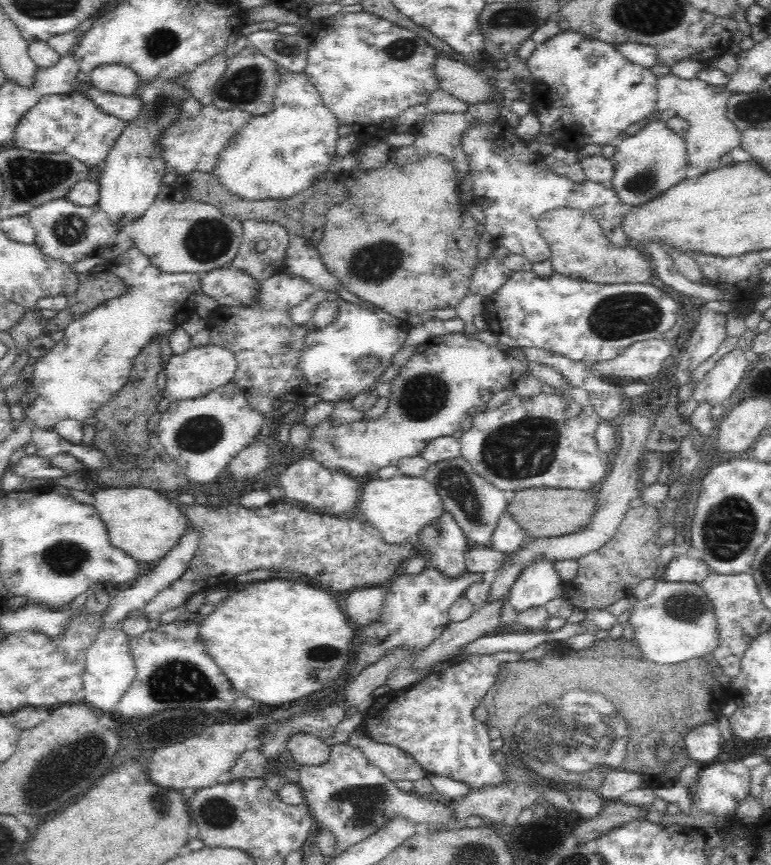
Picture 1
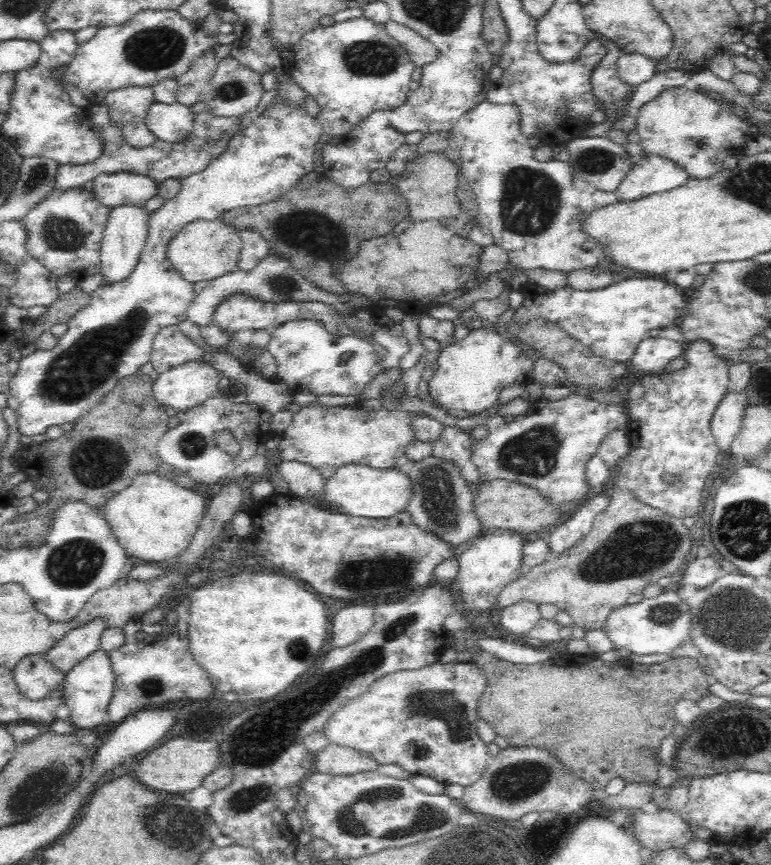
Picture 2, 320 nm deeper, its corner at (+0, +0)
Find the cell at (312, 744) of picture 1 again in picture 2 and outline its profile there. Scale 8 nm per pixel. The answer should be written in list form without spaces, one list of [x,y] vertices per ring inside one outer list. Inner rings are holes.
[[[329,743],[320,754],[313,757],[314,771],[329,775],[353,775],[376,771],[380,766],[371,754]]]

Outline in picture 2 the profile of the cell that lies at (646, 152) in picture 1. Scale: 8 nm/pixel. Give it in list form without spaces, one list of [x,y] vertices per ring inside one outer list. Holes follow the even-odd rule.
[[[647,154],[643,159],[633,163],[631,171],[622,179],[617,189],[620,192],[620,198],[624,202],[631,202],[653,194],[677,189],[679,186],[684,186],[689,179],[688,173],[674,161],[662,158],[661,156]]]

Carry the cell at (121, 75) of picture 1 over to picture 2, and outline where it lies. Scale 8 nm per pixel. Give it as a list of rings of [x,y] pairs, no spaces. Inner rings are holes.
[[[126,87],[109,92],[105,96],[104,105],[108,108],[110,122],[114,122],[120,127],[120,133],[122,133],[122,139],[126,145],[141,149],[150,146],[157,139],[146,124],[148,111],[156,103],[153,87]]]

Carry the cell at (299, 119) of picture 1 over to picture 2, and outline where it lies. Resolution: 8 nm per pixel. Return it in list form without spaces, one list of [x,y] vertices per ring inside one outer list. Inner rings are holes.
[[[286,101],[281,103],[276,103],[271,107],[267,105],[266,110],[259,116],[254,118],[251,124],[247,127],[239,130],[227,144],[226,152],[223,152],[218,158],[215,158],[210,164],[202,171],[196,174],[191,174],[186,178],[181,180],[181,189],[180,192],[172,198],[171,200],[166,200],[164,205],[161,208],[158,208],[149,215],[148,220],[148,232],[147,232],[147,241],[145,242],[144,250],[142,250],[138,264],[134,269],[134,272],[130,274],[125,281],[109,284],[102,283],[90,297],[90,304],[88,306],[82,307],[82,310],[79,310],[68,322],[67,333],[58,338],[56,346],[48,350],[42,350],[37,348],[36,351],[27,356],[22,356],[19,360],[18,369],[16,372],[11,375],[10,382],[8,384],[8,390],[6,390],[6,395],[8,396],[8,405],[7,407],[12,409],[18,417],[17,427],[20,430],[20,434],[26,436],[45,434],[46,430],[50,426],[62,426],[66,423],[75,423],[83,415],[86,415],[96,404],[102,402],[106,394],[109,394],[110,391],[126,377],[131,377],[133,374],[138,372],[138,368],[142,364],[146,364],[150,360],[151,348],[153,345],[153,340],[156,338],[156,335],[164,328],[165,326],[177,325],[182,320],[187,319],[187,310],[192,304],[192,301],[195,299],[194,290],[192,289],[192,283],[182,278],[182,275],[171,265],[170,259],[167,255],[167,248],[170,244],[170,241],[174,238],[174,235],[177,235],[182,228],[191,224],[191,222],[196,221],[206,221],[206,222],[216,222],[218,220],[222,221],[224,214],[229,213],[231,210],[240,209],[242,207],[252,207],[260,206],[260,204],[267,204],[275,201],[278,198],[281,198],[281,194],[284,194],[286,190],[290,190],[298,180],[301,180],[301,177],[308,174],[310,171],[315,170],[312,167],[314,164],[314,151],[317,147],[317,143],[320,142],[320,136],[322,136],[322,127],[317,121],[317,117],[312,117],[304,109],[296,109],[292,105],[286,105]]]

